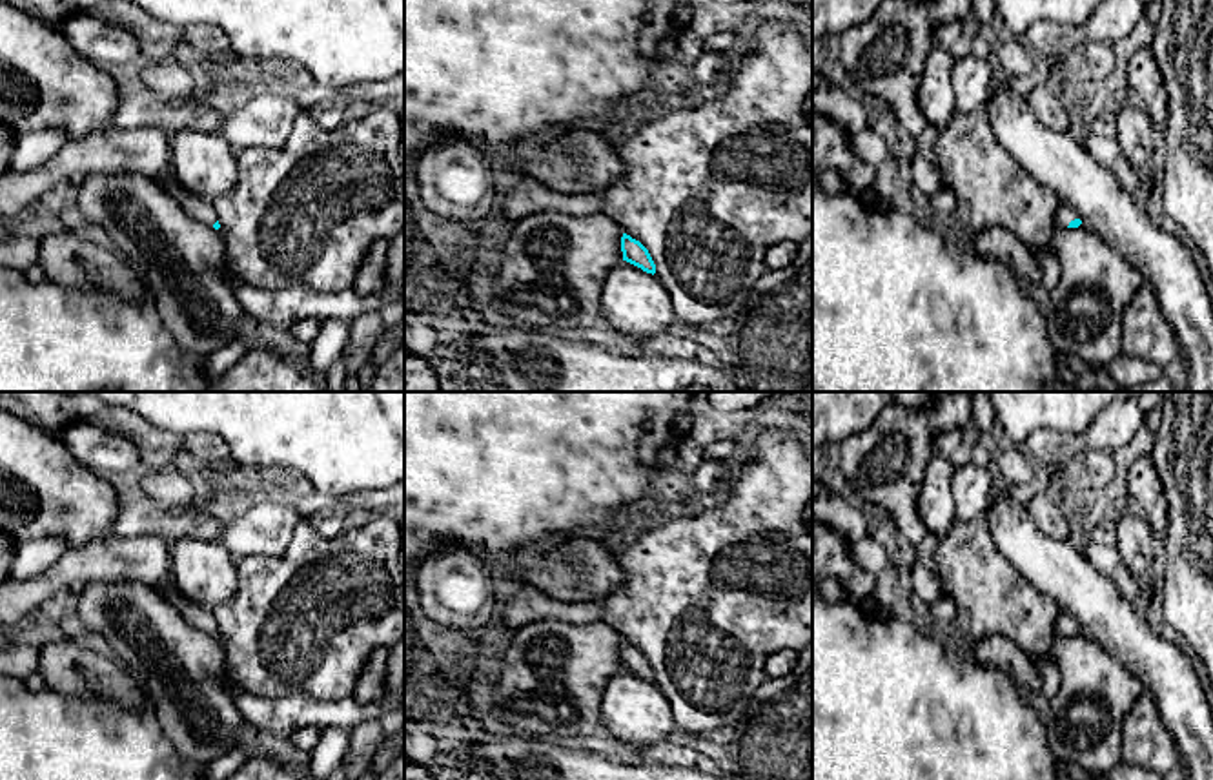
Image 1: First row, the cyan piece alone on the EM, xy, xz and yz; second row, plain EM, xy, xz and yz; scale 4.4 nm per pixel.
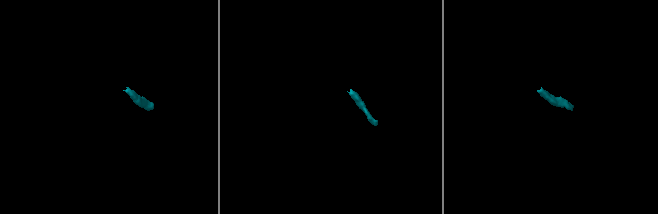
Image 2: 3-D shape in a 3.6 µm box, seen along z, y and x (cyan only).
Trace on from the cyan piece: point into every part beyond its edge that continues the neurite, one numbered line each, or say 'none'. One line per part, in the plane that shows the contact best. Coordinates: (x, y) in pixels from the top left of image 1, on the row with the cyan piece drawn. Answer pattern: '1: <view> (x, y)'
1: yz (1066, 212)

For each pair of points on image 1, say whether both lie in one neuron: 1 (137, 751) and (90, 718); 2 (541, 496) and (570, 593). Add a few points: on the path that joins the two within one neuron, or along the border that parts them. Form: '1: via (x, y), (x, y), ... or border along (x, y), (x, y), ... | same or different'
1: via (126, 751), (101, 729) | same
2: border along (560, 542), (538, 553) | different

